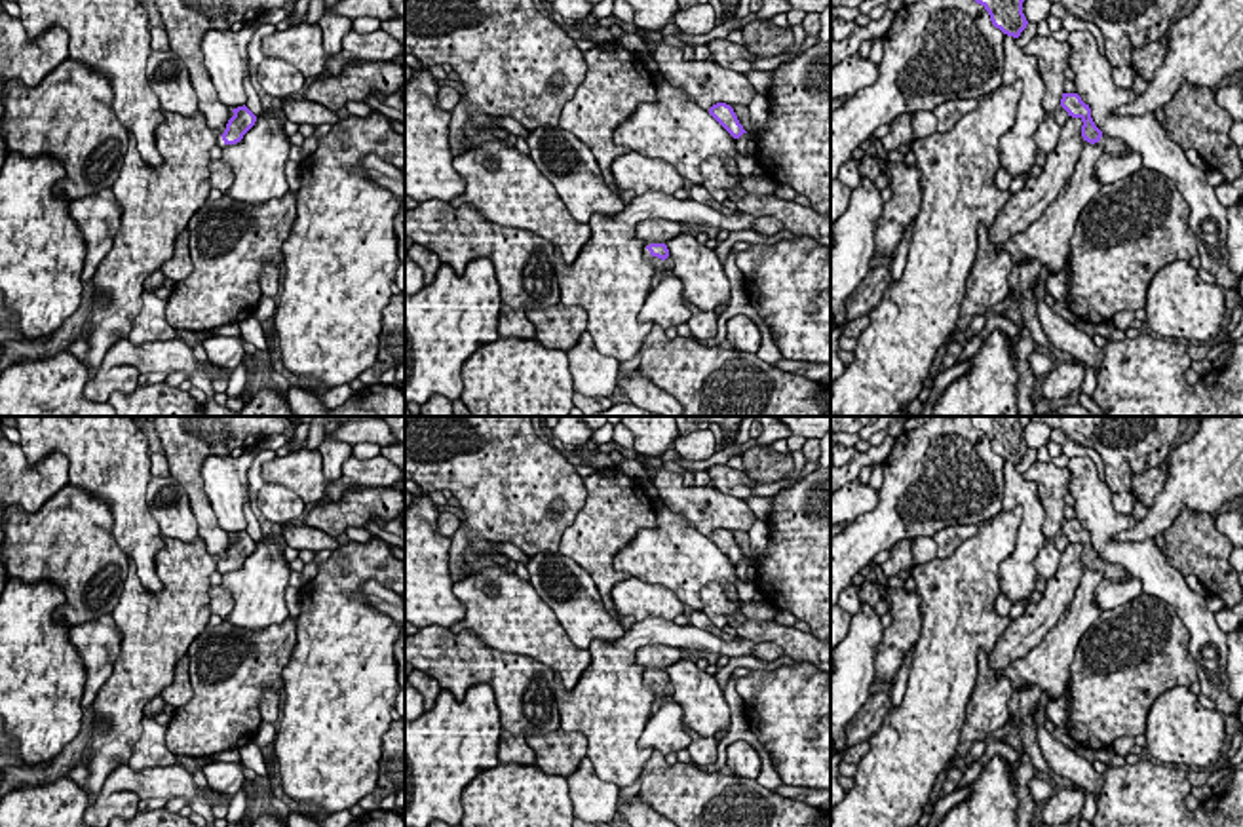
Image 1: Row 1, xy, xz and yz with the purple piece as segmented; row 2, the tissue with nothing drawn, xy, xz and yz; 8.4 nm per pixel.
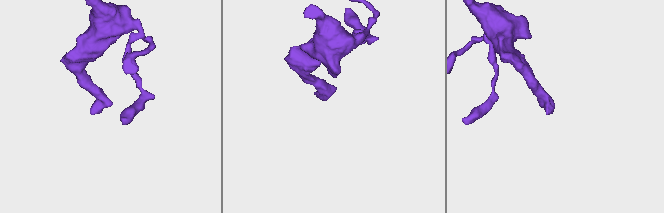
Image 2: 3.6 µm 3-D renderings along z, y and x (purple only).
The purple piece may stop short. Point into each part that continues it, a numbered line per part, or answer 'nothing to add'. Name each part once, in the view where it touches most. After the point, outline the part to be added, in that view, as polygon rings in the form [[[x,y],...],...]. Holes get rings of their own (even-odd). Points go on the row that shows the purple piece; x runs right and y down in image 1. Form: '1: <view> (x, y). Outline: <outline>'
1: xz (658, 265). Outline: [[[648,249],[644,251],[644,260],[650,260],[652,266],[654,266],[654,278],[652,278],[652,283],[650,283],[650,289],[654,289],[654,287],[658,287],[658,283],[661,281],[661,276],[665,272],[663,260],[658,259],[658,257],[652,257]]]

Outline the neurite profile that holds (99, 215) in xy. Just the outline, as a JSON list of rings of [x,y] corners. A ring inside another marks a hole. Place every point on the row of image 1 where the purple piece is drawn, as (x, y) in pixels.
[[[105,188],[91,196],[72,200],[68,203],[68,213],[76,221],[86,241],[82,281],[87,281],[93,279],[101,260],[112,249],[122,224],[122,207],[112,188]]]

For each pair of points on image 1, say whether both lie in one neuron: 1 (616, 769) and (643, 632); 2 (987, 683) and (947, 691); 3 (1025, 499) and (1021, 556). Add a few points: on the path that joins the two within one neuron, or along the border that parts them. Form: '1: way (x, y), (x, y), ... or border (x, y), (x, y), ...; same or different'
1: way (616, 734), (616, 666); same
2: border (981, 649), (977, 654), (975, 687), (962, 727); different
3: way (1029, 512), (1029, 542); same

